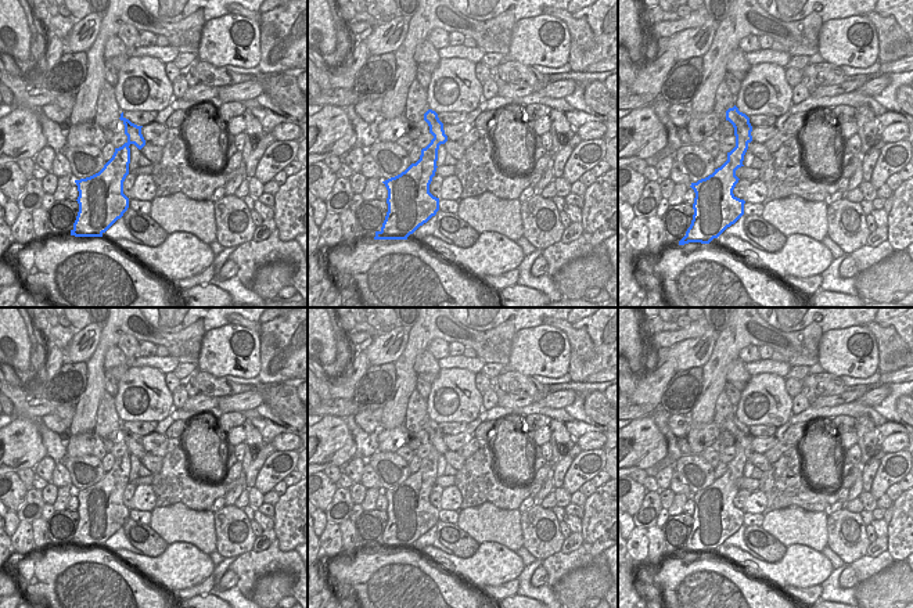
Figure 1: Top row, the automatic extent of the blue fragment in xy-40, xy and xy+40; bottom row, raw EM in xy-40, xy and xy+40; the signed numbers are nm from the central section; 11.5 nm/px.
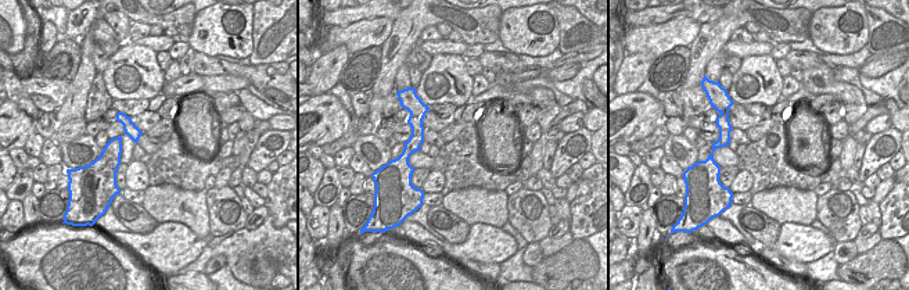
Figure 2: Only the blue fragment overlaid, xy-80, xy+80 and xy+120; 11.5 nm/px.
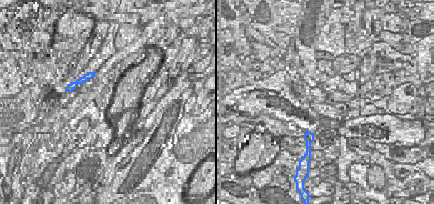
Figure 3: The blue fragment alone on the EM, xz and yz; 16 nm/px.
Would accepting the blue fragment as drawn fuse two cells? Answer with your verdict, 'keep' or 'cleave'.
cleave

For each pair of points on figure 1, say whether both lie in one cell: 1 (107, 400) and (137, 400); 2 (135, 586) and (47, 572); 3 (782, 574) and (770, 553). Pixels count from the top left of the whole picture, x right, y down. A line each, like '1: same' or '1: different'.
1: different
2: same
3: different

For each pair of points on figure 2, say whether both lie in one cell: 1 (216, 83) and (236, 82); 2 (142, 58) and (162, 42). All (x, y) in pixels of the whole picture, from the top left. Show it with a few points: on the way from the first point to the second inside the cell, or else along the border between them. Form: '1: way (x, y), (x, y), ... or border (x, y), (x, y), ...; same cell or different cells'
1: way (221, 83), (232, 83); same cell
2: border (125, 42), (146, 45), (155, 53); different cells

